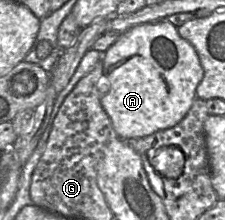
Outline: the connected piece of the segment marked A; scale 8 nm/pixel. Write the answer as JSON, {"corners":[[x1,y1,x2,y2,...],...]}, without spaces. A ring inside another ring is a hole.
{"corners":[[170,22,136,25,104,52,103,76,108,79,109,92,101,95,101,104,112,126,123,140,149,136,177,125,197,97,196,89,204,77,204,70,195,48,179,35,178,27]]}

